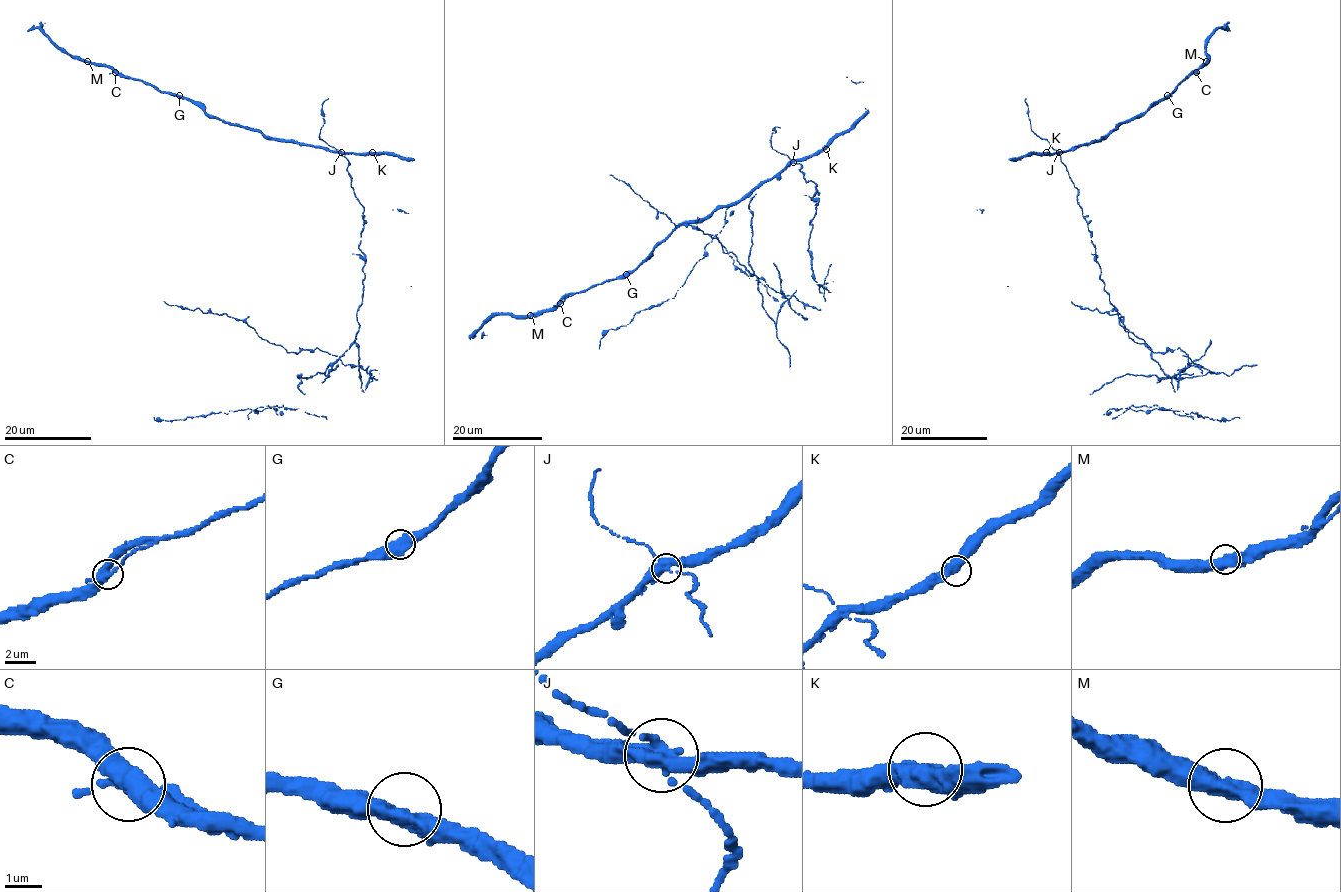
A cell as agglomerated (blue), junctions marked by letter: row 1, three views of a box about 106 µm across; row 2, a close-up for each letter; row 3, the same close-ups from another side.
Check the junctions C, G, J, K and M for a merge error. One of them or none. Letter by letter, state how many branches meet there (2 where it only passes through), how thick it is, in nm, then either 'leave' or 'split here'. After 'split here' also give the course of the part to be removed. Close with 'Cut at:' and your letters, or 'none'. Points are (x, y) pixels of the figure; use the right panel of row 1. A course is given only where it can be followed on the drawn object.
C: 4 | 360 nm | leave
G: 2 | 500 nm | leave
J: 4 | 420 nm | split here
K: 2 | 500 nm | leave
M: 2 | 480 nm | leave
Cut at: J

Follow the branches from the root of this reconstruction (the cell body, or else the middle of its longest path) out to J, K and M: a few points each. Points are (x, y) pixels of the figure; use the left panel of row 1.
J: (357, 320), (365, 276), (365, 255), (358, 248), (364, 208), (351, 186), (348, 161), (341, 152)
K: (357, 320), (365, 276), (365, 255), (358, 248), (364, 208), (351, 186), (348, 161), (341, 155), (372, 152)
M: (357, 320), (364, 208), (340, 152), (230, 125), (187, 98), (87, 61)

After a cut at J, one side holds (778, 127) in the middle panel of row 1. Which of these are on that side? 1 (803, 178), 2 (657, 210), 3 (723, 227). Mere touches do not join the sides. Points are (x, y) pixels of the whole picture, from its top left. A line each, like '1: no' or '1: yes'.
1: yes
2: yes
3: yes

